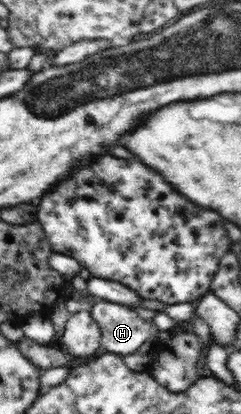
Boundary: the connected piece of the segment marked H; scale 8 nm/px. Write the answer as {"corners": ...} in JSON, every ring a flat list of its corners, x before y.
{"corners":[[98,298,90,313,101,329,100,349,103,353,112,353,122,357,132,355,153,335,152,325,141,319,130,306,114,304]]}

